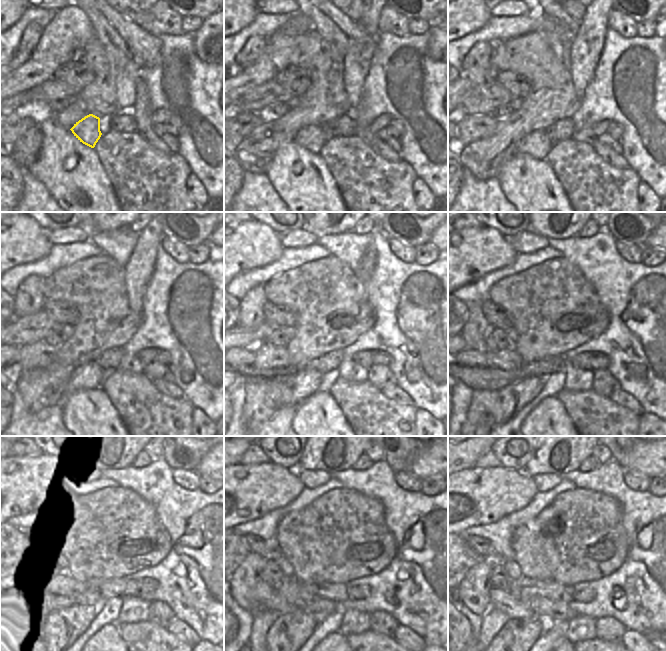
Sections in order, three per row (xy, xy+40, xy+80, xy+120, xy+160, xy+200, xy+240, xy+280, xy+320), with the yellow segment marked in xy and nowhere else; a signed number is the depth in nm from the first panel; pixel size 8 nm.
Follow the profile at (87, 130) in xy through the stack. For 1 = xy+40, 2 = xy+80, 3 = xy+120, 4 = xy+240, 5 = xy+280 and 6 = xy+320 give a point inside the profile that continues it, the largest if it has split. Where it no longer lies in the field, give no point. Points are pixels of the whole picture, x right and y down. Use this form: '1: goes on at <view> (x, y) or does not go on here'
1: goes on at xy+40 (312, 138)
2: goes on at xy+80 (537, 144)
3: goes on at xy+120 (86, 376)
4: goes on at xy+240 (58, 633)
5: goes on at xy+280 (288, 634)
6: goes on at xy+320 (517, 636)

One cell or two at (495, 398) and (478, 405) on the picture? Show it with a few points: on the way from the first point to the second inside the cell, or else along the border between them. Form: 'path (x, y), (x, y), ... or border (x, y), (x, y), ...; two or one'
border (485, 391), (484, 395), (495, 423); two

